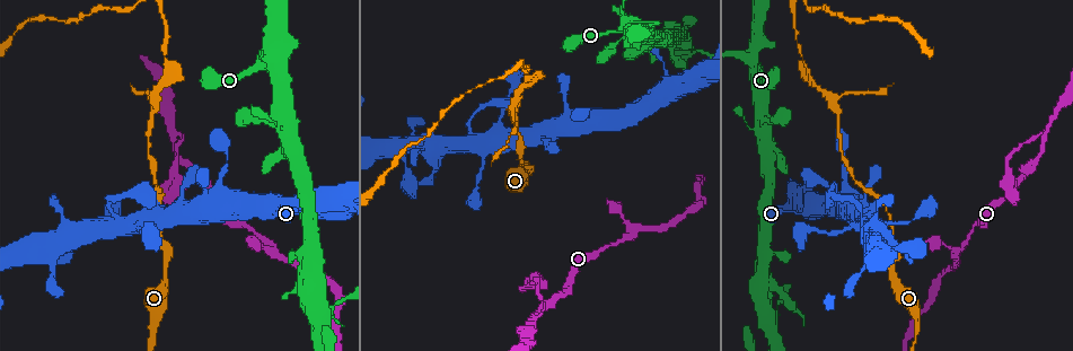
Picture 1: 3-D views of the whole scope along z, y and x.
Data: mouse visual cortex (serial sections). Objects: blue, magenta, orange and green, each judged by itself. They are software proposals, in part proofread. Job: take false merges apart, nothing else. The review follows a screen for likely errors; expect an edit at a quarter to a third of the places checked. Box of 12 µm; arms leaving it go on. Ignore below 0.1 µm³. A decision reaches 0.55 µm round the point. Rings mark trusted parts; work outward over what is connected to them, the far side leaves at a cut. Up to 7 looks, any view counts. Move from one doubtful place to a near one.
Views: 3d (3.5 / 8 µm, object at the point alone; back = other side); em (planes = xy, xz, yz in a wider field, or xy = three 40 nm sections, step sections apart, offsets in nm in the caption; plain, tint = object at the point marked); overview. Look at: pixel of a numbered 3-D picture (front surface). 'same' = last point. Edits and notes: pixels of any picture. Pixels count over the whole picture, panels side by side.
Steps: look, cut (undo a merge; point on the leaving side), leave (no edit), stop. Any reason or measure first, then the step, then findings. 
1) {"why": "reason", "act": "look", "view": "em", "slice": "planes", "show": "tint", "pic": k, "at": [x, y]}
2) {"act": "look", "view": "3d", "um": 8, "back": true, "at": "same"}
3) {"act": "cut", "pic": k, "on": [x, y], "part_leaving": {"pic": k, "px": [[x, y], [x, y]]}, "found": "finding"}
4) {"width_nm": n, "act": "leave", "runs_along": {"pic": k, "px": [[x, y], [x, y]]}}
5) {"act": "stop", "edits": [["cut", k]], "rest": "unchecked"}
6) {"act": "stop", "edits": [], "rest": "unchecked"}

{"why": "four-way junction", "act": "look", "view": "3d", "um": 8, "pic": 1, "at": [260, 68]}

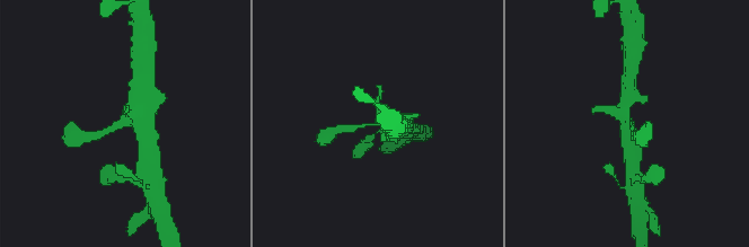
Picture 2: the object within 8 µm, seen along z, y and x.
{"act": "look", "view": "em", "slice": "planes", "show": "tint", "pic": 2, "at": [128, 123]}

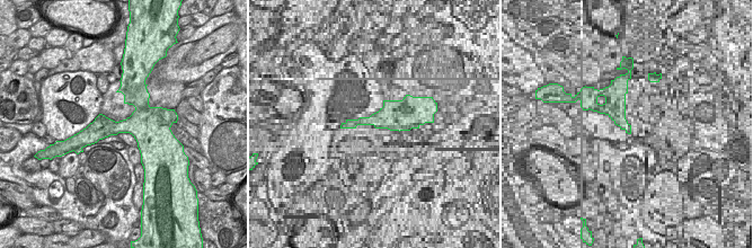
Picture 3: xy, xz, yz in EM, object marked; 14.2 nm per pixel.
{"act": "leave", "runs_along": {"pic": 2, "px": [[98, 135], [134, 123], [147, 144]]}, "found": "continuous, no second cell"}

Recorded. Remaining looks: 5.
{"why": "abrupt turn", "act": "look", "view": "3d", "um": 3.5, "pic": 1, "at": [805, 75]}

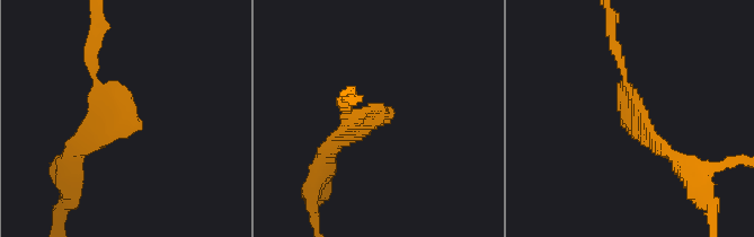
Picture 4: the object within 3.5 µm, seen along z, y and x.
{"why": "need the tissue", "act": "look", "view": "em", "slice": "xy", "step": 5, "show": "tint", "pic": 4, "at": [116, 121]}

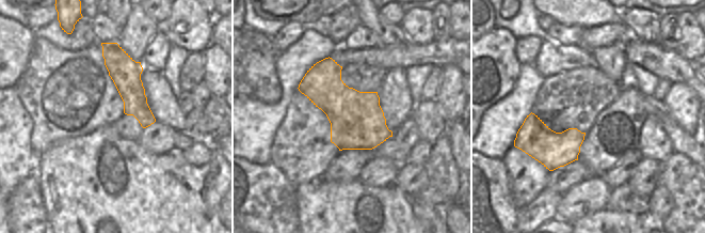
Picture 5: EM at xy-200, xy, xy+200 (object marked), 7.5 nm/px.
{"act": "leave", "runs_along": {"pic": 5, "px": [[105, 52], [126, 74], [147, 123]]}, "found": "one cell here"}

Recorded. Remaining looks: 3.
{"why": "arms part here", "act": "look", "view": "em", "slice": "xy", "step": 5, "show": "tint", "pic": 1, "at": [174, 134]}

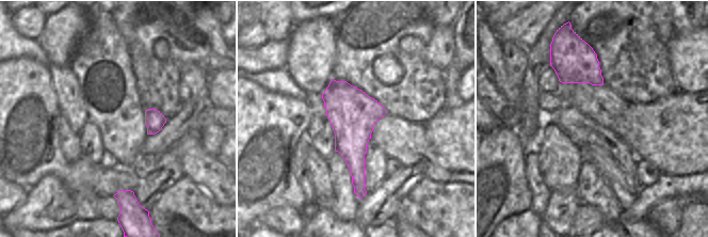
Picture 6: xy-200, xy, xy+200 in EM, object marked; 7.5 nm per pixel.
{"act": "look", "view": "3d", "um": 3.5, "at": "same"}

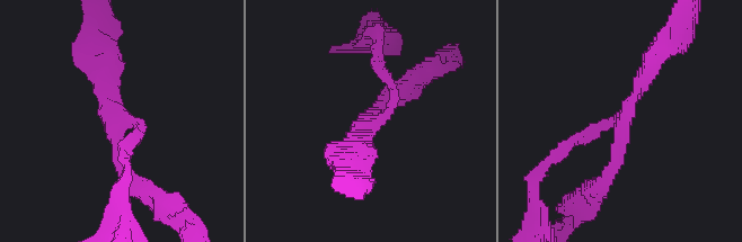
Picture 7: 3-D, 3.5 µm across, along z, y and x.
{"width_nm": 360, "act": "leave", "runs_along": {"pic": 7, "px": [[597, 189], [654, 59]]}, "found": "one cell here"}

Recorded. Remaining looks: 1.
{"act": "stop", "edits": [], "rest": "unchecked"}

